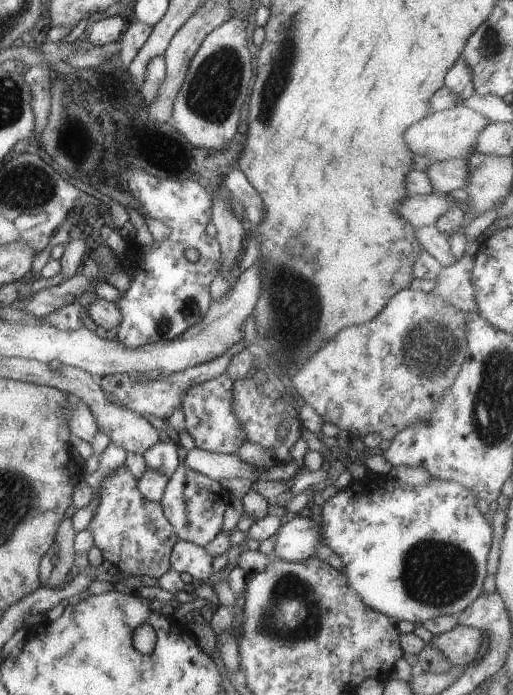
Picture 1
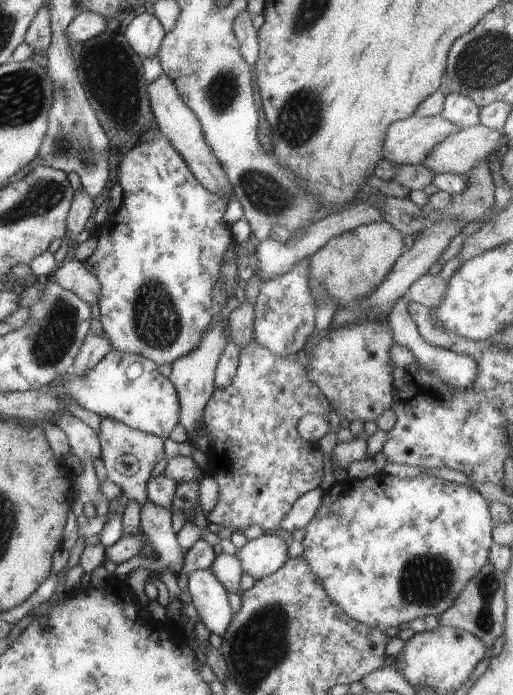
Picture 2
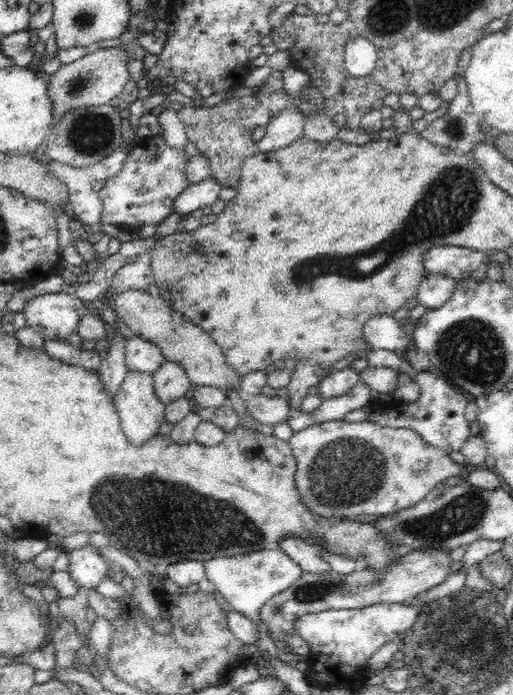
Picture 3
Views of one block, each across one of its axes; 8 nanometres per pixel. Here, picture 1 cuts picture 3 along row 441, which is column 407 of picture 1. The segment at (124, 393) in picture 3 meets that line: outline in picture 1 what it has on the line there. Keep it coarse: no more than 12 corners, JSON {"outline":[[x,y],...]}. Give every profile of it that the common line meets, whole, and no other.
{"outline":[[459,104],[404,132],[430,163],[468,160],[489,123]]}

